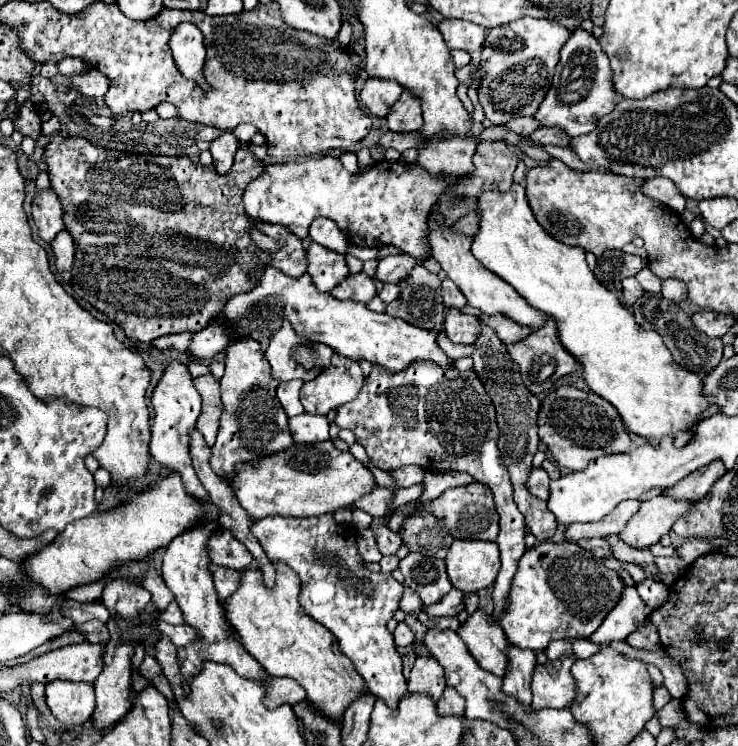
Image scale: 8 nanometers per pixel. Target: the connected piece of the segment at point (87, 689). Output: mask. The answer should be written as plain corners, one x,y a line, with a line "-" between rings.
54,680
46,684
46,704
66,728
80,728
92,720
94,686
90,682

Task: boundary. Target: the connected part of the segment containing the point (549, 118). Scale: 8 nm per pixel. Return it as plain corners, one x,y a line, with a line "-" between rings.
576,28
570,40
560,50
560,62
556,66
554,82
534,118
544,126
560,126
574,138
592,132
598,120
614,110
616,98
618,94
612,88
612,70
608,64
608,56
604,56
604,50
600,48
600,42
592,32

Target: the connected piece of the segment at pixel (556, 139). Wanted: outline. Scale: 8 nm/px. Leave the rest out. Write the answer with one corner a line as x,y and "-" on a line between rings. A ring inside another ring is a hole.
538,128
534,134
530,134
532,140
540,142
540,144
554,144
554,146
570,146
570,136
564,136
564,132
560,132
560,128

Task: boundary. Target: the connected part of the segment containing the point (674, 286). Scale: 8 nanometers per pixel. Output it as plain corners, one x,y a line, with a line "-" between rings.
664,280
662,282
662,294
670,298
672,302
680,304
686,300
686,286
680,280

